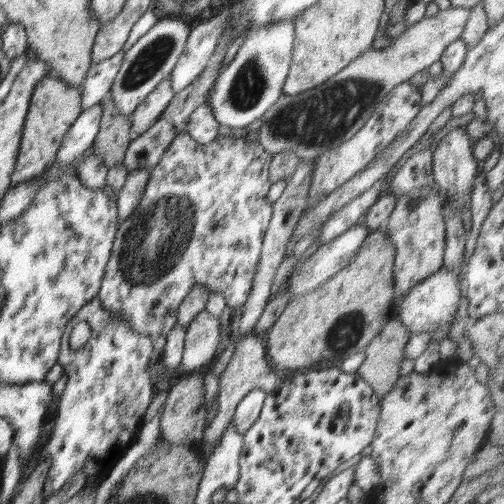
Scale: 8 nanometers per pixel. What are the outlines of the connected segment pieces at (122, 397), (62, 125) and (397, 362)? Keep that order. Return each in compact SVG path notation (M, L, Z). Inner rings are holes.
M94 297L89 300L76 314L66 323L57 358L58 364L62 365L63 374L66 374L66 388L62 391L58 400L58 414L54 420L54 430L48 438L48 442L39 448L36 460L42 462L49 460L46 480L41 494L52 496L60 487L64 486L76 472L84 472L88 476L103 481L112 467L136 442L137 436L143 426L144 414L149 410L148 406L154 398L154 390L150 373L148 373L148 362L154 346L150 335L143 335L135 330L122 319L115 317L110 311L101 305L100 299ZM79 322L88 322L91 328L91 336L82 347L72 350L69 345L72 329Z
M52 76L44 77L36 84L31 94L30 110L24 122L24 132L10 187L40 179L44 175L44 172L55 163L66 132L82 112L81 89Z
M393 317L363 350L366 358L357 372L382 401L401 377L399 368L405 359L404 347L410 335L402 321Z

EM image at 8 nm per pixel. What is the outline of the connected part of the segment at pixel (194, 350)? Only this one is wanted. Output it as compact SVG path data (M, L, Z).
M204 309L196 314L185 329L181 368L196 372L214 358L216 348L220 344L220 318L212 316Z

